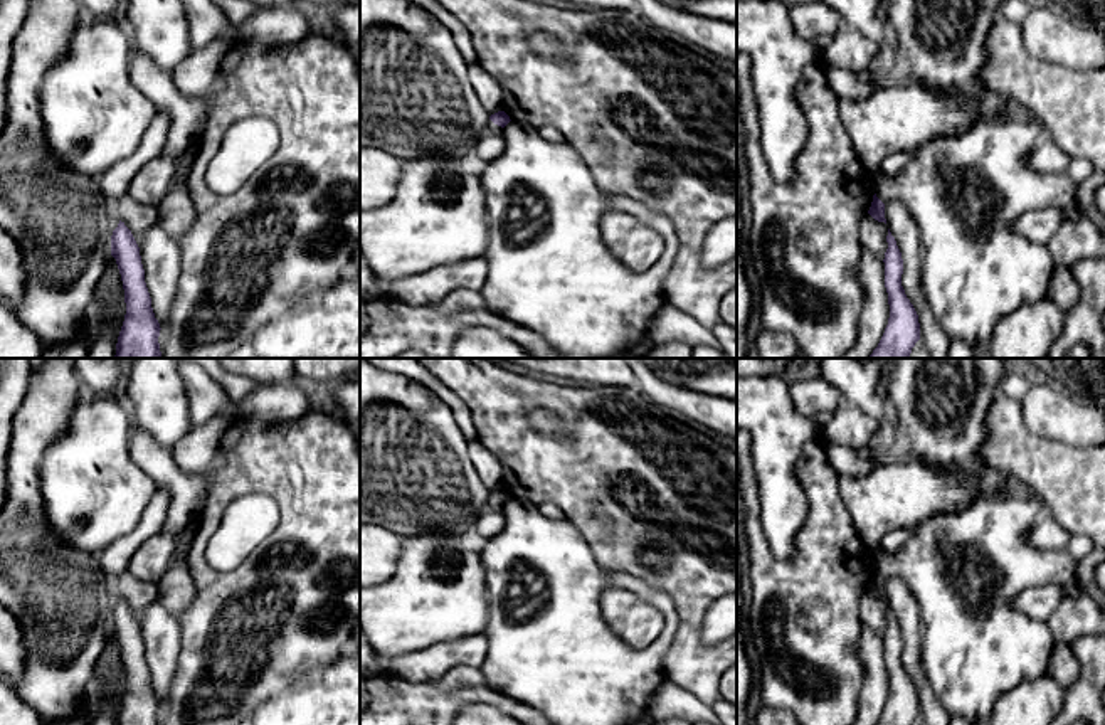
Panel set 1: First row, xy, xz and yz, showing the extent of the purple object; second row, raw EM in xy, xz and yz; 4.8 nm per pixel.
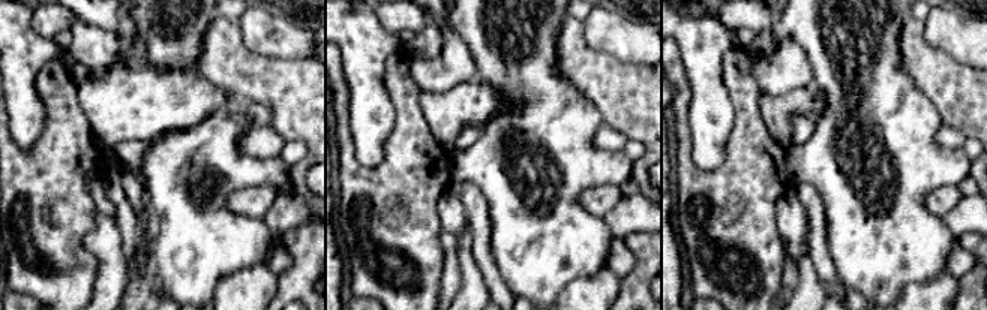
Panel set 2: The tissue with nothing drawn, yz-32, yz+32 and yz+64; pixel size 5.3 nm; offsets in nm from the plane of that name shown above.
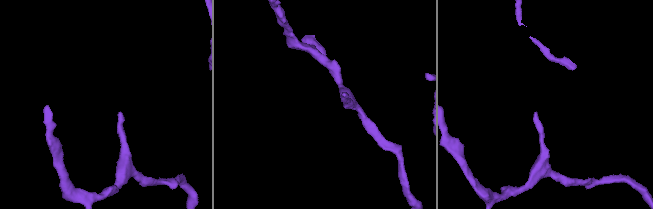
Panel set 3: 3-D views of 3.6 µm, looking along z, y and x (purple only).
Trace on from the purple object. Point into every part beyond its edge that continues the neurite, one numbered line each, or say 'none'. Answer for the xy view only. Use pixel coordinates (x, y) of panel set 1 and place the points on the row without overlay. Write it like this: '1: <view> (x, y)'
none

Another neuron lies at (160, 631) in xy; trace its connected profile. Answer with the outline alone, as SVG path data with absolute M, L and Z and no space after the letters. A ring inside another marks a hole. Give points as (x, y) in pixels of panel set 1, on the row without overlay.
M160 601L148 604L138 617L145 659L151 675L151 685L158 700L161 700L177 671L182 649L182 629Z

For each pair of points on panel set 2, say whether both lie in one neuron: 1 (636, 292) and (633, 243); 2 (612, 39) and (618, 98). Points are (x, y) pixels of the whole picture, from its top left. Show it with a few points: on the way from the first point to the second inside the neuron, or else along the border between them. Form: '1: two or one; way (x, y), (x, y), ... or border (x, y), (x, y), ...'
1: one; way (639, 280), (642, 276), (642, 255)
2: two; border (584, 36), (596, 50), (623, 62), (645, 65)

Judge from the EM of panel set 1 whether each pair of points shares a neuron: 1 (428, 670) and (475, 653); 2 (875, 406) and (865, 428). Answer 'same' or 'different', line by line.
1: same
2: different

